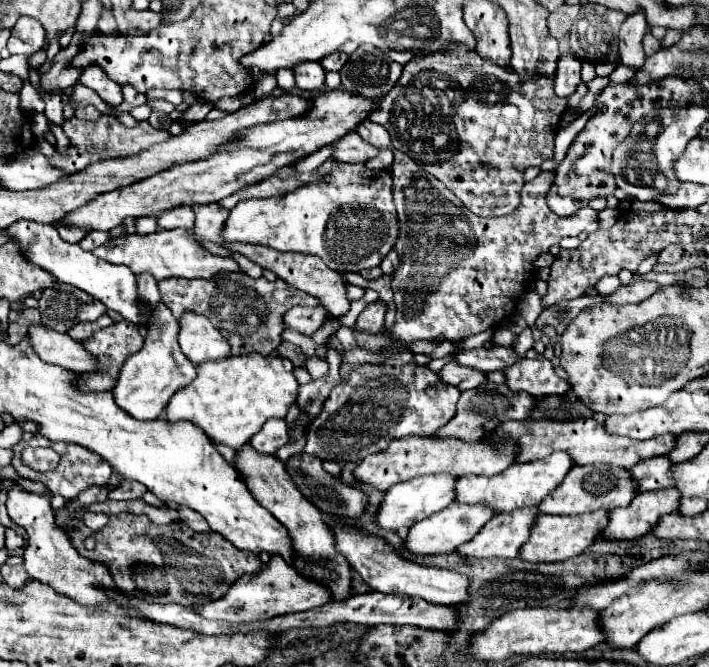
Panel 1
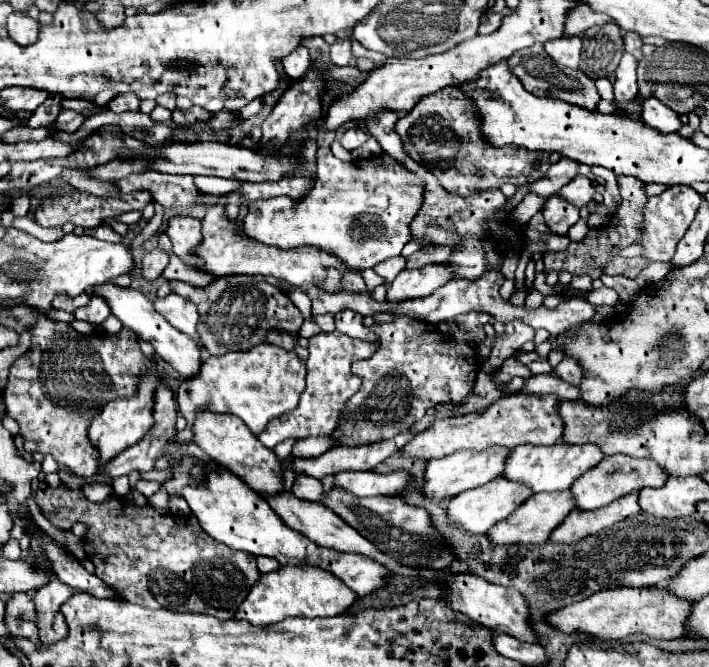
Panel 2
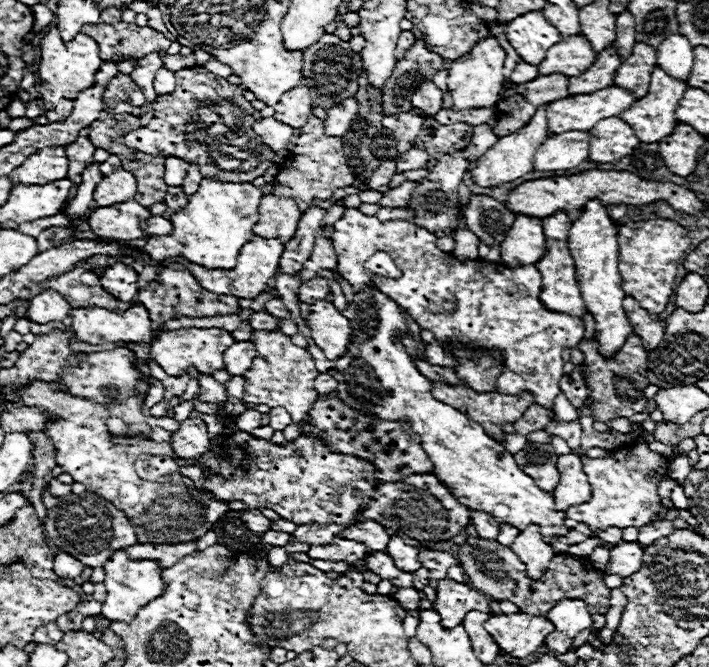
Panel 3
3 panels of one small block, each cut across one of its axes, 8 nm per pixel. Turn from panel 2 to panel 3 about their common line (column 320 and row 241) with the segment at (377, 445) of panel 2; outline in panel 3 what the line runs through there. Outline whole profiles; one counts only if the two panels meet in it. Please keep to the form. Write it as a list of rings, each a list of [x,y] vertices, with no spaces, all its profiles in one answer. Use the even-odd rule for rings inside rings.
[[[458,228],[454,232],[452,254],[460,260],[476,260],[478,258],[478,236],[466,228]]]

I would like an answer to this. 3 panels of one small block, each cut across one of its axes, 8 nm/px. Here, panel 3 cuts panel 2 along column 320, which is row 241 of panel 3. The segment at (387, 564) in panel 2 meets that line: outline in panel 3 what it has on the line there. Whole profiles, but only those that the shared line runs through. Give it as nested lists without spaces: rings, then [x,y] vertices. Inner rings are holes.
[[[518,214],[514,226],[508,230],[502,246],[502,264],[508,268],[536,264],[546,254],[546,236],[542,220]]]

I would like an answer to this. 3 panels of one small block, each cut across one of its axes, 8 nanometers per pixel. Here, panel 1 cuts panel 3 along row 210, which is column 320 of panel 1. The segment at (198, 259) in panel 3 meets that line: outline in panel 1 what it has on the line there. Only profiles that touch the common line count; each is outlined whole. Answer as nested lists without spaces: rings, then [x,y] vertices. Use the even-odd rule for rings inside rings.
[[[334,164],[328,178],[312,180],[286,196],[238,202],[224,226],[224,240],[316,254],[336,272],[374,268],[398,240],[392,176],[388,170],[370,170],[366,164]]]

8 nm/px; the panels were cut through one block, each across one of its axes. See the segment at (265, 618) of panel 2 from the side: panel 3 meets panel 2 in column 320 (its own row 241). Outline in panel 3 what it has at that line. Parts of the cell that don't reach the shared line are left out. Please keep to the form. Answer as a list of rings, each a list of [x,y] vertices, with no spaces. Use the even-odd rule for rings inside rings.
[[[590,200],[584,206],[582,216],[570,228],[570,254],[574,254],[578,266],[578,286],[588,312],[596,320],[596,342],[598,352],[604,358],[614,356],[632,334],[632,324],[622,308],[626,298],[622,290],[622,276],[618,272],[618,242],[616,222],[606,214],[606,206],[598,200]]]

